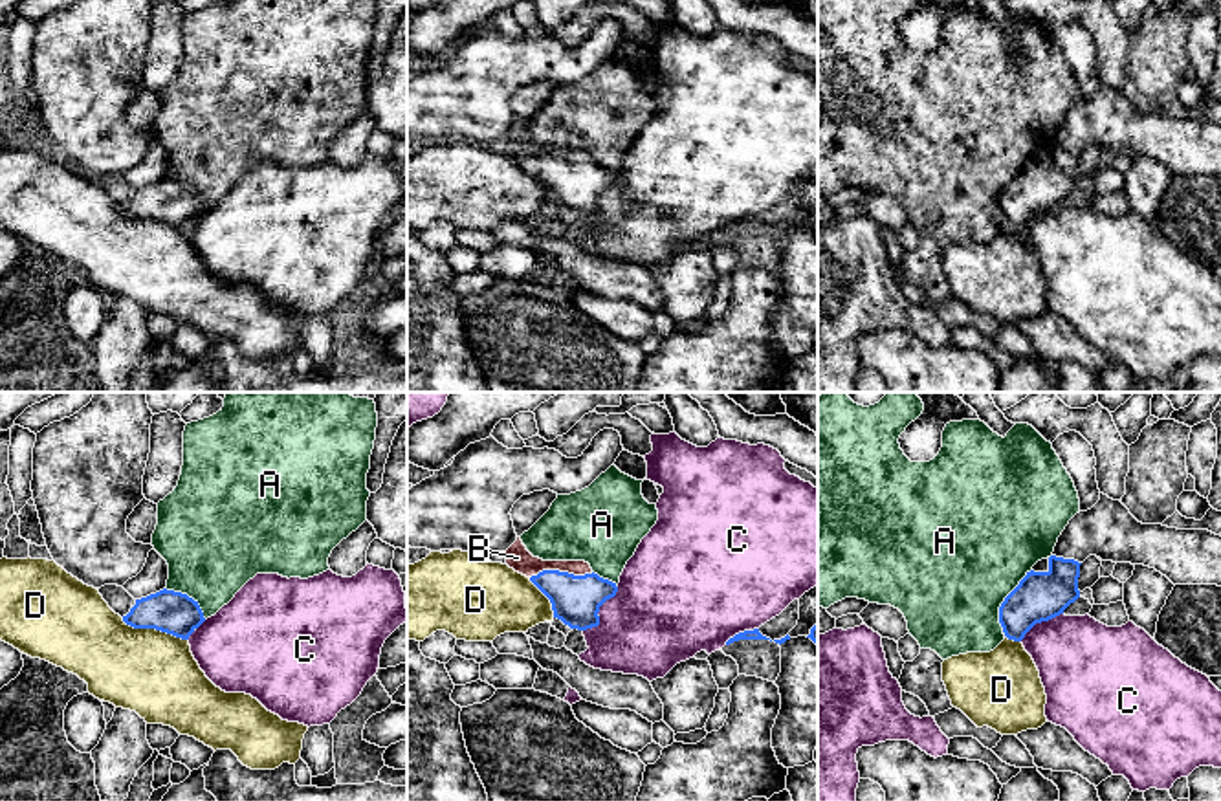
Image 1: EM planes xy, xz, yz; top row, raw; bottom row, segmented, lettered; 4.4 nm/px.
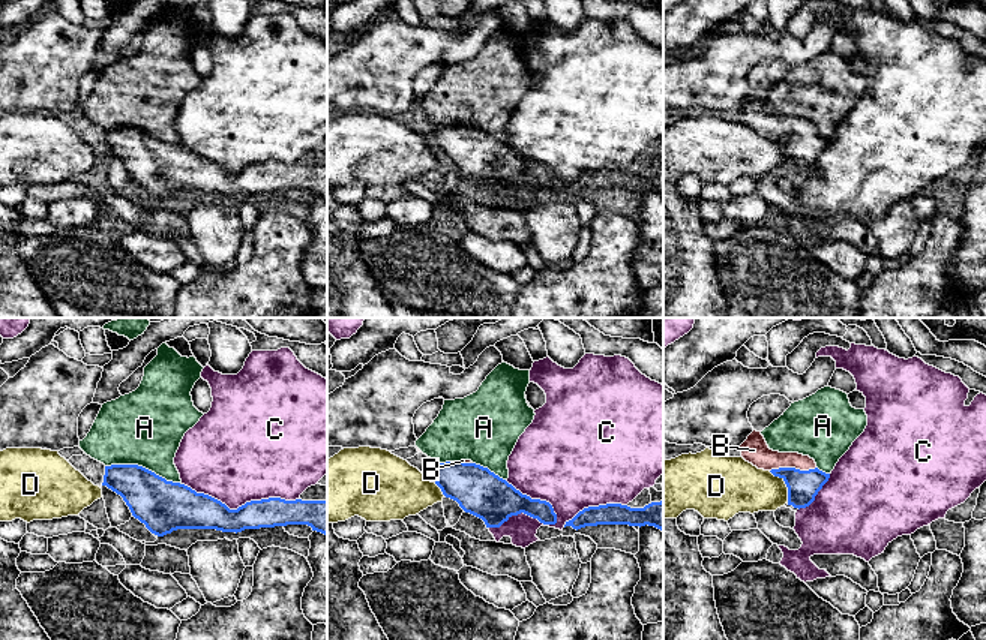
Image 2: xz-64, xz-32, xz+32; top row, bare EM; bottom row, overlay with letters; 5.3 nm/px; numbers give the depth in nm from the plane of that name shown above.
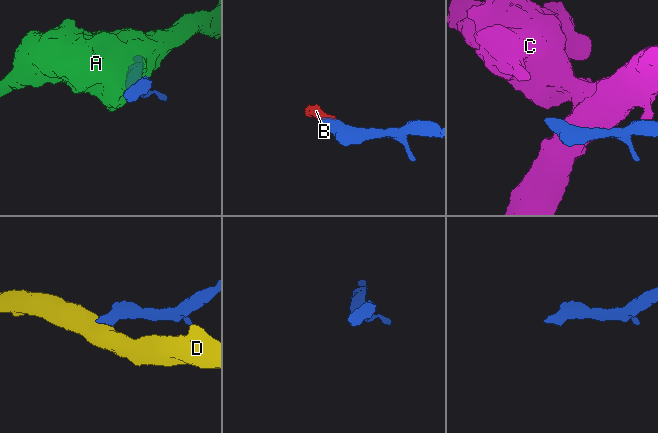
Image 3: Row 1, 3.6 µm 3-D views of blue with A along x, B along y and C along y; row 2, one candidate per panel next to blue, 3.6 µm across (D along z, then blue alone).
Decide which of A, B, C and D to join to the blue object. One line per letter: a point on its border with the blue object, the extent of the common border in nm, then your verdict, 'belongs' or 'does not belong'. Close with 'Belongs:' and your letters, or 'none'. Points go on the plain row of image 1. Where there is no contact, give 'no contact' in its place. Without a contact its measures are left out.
A: yz (1005, 189) | 300 nm | does not belong
B: xz (561, 162) | 280 nm | belongs
C: xz (598, 200) | 260 nm | does not belong
D: xy (154, 217) | 320 nm | does not belong
Belongs: B

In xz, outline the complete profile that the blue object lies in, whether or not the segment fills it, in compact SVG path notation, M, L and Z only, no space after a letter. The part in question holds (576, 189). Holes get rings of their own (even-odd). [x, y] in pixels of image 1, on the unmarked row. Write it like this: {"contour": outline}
{"contour": "M521 126L506 139L506 154L526 165L550 189L554 207L578 220L598 216L600 196L618 181L616 172L594 163L585 150L543 150L534 147Z"}

